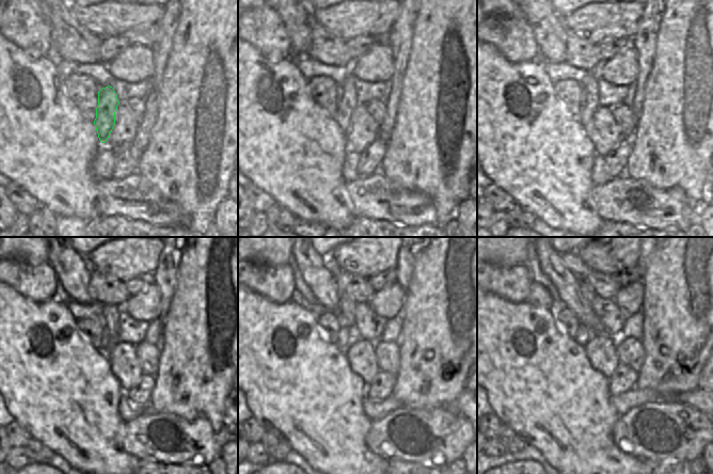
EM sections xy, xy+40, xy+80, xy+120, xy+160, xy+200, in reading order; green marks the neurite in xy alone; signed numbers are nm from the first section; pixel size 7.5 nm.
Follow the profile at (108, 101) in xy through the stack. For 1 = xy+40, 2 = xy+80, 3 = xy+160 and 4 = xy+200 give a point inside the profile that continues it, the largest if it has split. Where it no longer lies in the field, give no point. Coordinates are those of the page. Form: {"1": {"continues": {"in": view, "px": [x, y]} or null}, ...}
{"1": {"continues": {"in": "xy+40", "px": [347, 103]}}, "2": {"continues": {"in": "xy+80", "px": [589, 84]}}, "3": {"continues": {"in": "xy+160", "px": [347, 305]}}, "4": {"continues": {"in": "xy+200", "px": [586, 290]}}}

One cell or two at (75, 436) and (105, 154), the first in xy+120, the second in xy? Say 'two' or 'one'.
two

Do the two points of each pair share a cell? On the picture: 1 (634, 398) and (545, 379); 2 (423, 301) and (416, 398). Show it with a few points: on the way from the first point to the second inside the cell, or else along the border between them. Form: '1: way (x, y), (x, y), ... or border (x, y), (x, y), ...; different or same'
1: border (609, 395), (609, 404), (619, 415); different
2: way (423, 326), (422, 374); same

